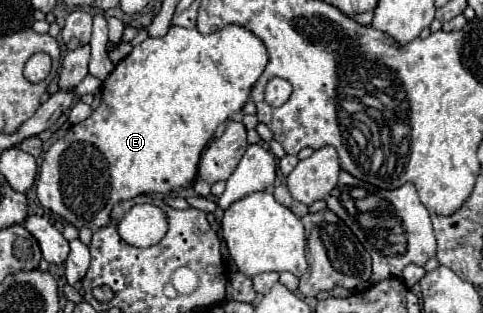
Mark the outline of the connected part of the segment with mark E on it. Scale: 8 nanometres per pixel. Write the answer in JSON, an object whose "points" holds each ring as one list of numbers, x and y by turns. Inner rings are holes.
{"points":[[227,25,209,35,201,35,197,29,169,27,167,35,145,39,103,81,101,105,93,115,73,125,65,137,49,147,39,169,37,199,77,229,99,229,109,223,109,211,119,201,141,193,171,193,193,183,199,155,213,139,217,125,243,109,267,63,269,55,263,41,241,25]]}

